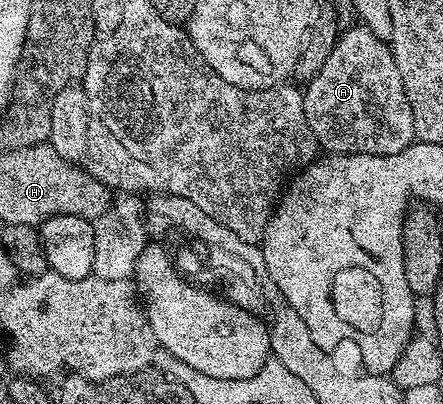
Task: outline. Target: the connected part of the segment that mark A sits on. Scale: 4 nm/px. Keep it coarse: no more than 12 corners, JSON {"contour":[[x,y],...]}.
{"contour":[[343,29],[305,83],[326,154],[415,141],[387,39]]}

